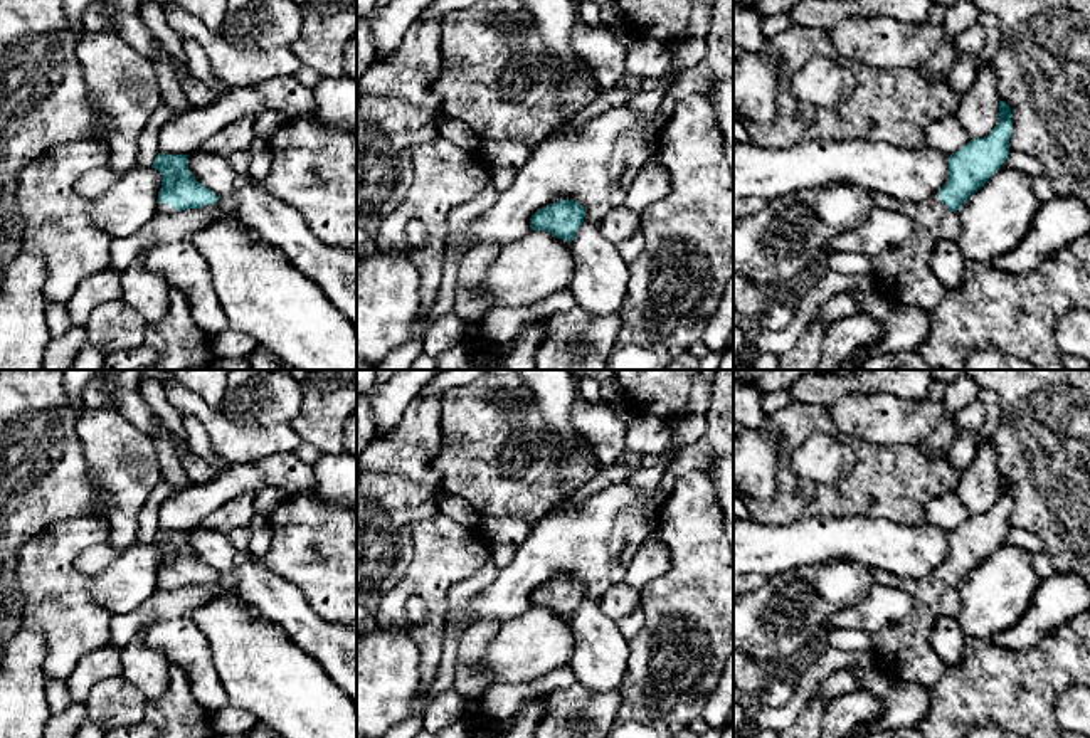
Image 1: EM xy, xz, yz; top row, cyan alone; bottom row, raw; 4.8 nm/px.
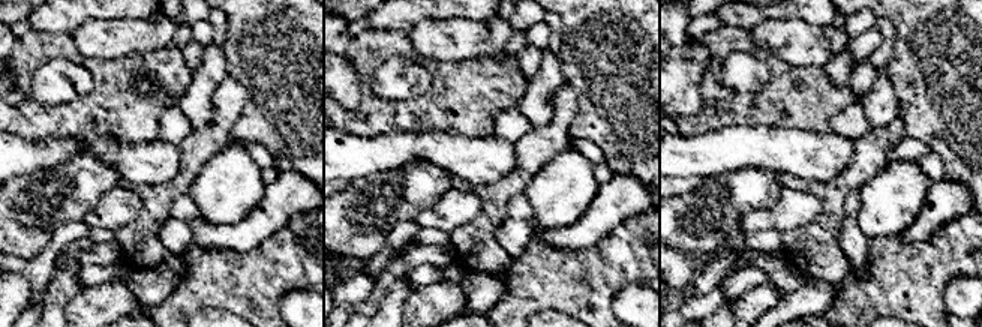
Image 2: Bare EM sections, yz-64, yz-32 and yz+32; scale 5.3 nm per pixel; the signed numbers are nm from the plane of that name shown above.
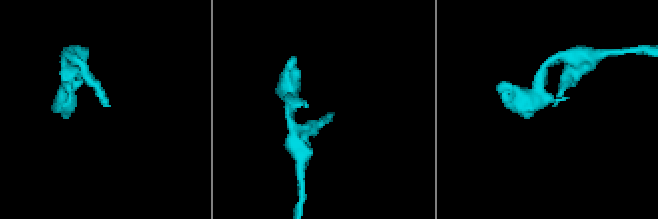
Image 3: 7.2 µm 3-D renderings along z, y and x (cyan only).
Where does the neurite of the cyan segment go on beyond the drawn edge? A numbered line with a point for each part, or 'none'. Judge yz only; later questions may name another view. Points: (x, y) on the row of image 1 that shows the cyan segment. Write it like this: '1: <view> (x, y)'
1: yz (904, 274)

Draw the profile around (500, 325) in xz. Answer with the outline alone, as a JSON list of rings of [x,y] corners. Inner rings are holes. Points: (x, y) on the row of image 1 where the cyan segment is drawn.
[[[567,289],[525,308],[496,308],[479,319],[481,335],[491,345],[506,343],[516,336],[528,319],[545,319],[552,314],[567,313],[574,306],[574,294],[570,289]]]

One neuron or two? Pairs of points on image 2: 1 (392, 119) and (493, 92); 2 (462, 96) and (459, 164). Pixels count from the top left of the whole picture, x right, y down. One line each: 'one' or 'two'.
1: one
2: two

